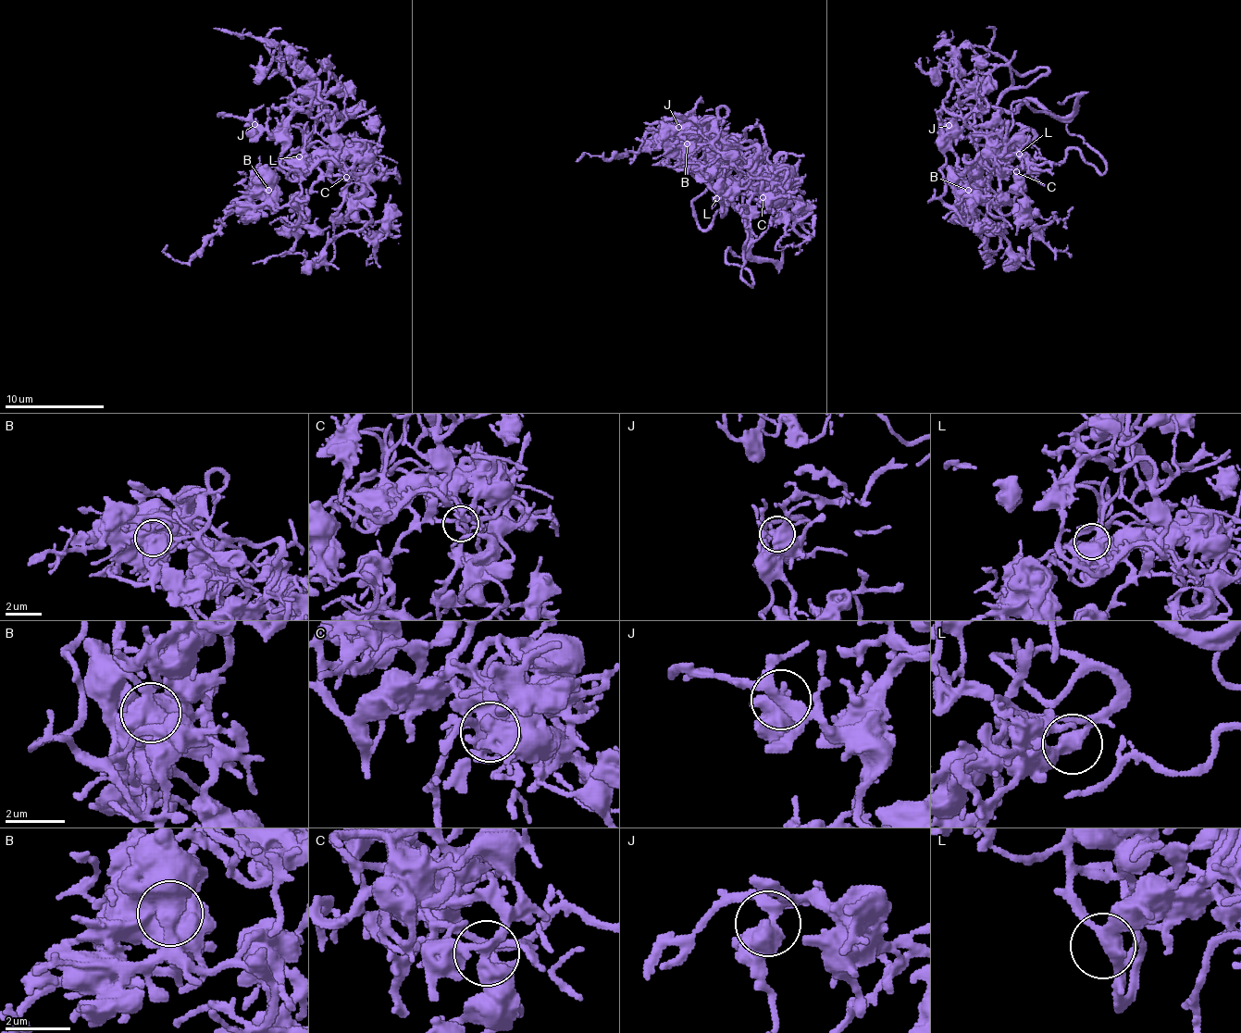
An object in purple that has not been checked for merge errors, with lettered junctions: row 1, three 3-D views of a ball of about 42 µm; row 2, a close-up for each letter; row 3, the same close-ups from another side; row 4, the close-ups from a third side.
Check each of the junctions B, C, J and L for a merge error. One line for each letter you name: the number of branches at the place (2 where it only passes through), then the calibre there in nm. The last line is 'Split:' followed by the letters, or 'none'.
Split: none

